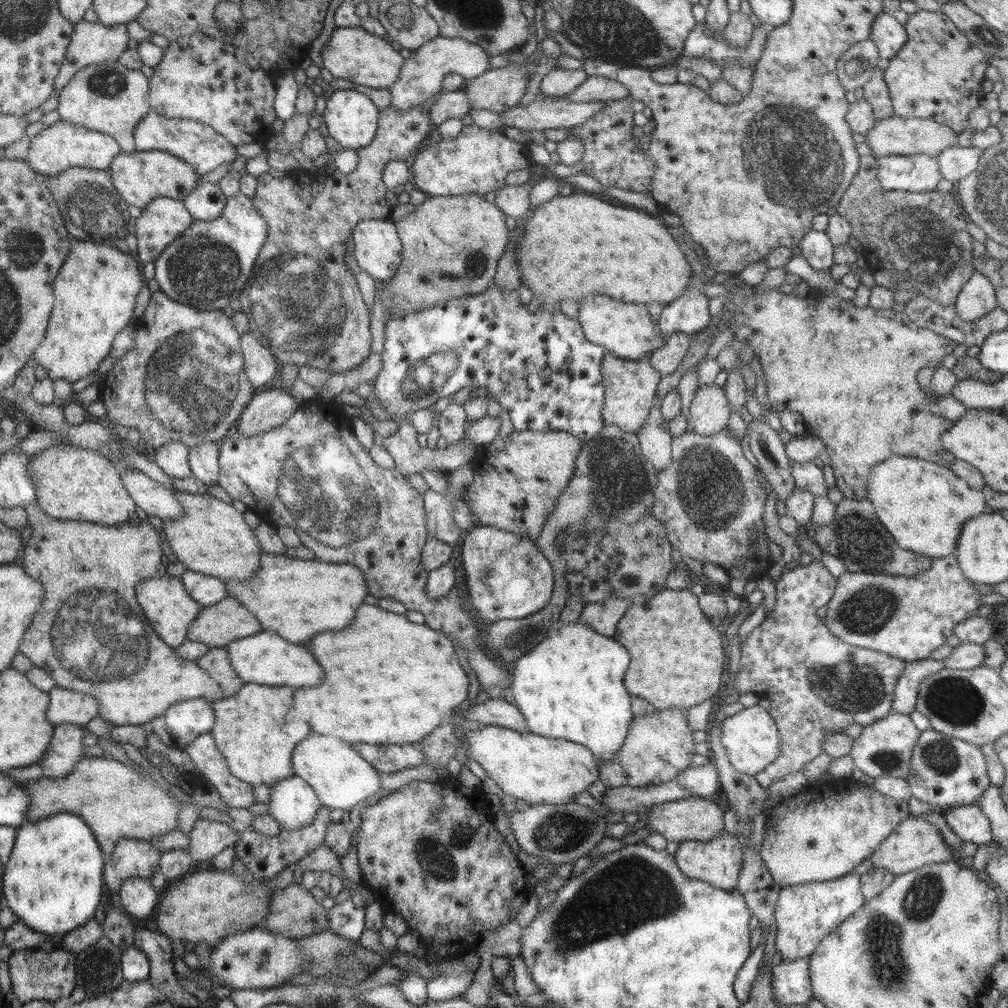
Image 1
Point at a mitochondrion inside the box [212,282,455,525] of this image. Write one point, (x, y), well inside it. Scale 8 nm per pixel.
(418, 385)

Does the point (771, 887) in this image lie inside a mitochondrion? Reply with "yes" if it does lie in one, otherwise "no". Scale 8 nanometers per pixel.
no

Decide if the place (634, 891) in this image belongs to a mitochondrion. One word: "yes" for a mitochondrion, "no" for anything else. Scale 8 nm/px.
yes

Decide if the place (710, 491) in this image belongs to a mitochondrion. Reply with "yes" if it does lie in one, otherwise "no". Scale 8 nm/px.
yes

